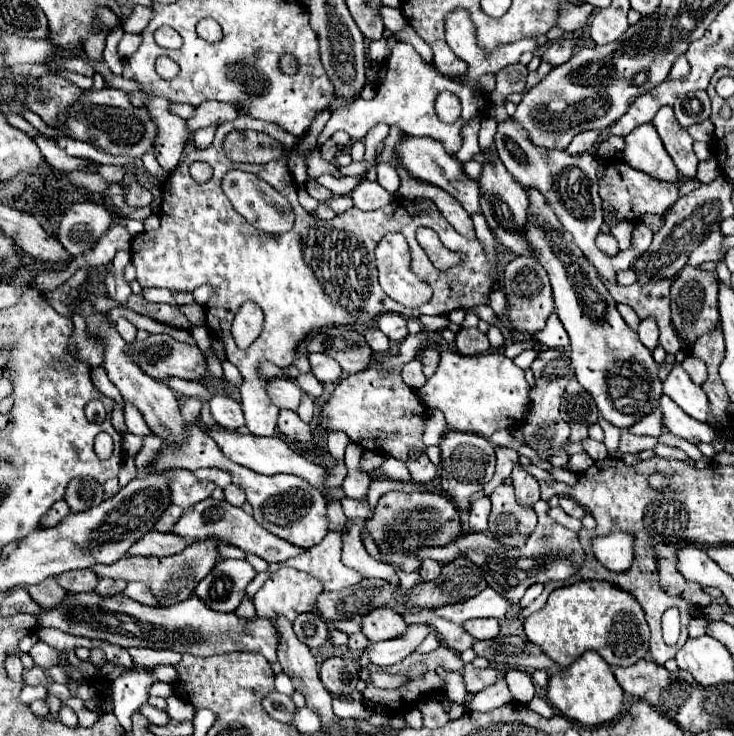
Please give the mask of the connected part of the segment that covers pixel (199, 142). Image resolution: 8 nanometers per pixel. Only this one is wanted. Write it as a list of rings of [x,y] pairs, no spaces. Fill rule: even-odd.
[[[210,125],[210,127],[198,129],[198,131],[192,135],[192,139],[194,139],[194,145],[196,145],[198,149],[206,149],[206,147],[212,143],[214,135],[216,135],[216,127]]]

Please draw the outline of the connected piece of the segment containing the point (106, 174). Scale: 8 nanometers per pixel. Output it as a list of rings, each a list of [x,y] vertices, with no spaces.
[[[100,167],[98,173],[106,183],[120,183],[124,179],[124,167]]]

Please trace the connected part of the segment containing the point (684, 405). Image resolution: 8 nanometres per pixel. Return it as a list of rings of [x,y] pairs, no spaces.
[[[680,349],[675,355],[676,365],[668,373],[664,381],[664,393],[690,417],[696,421],[706,421],[710,415],[710,403],[700,385],[694,385],[688,377],[688,373],[681,367],[681,363],[686,357],[684,349]]]

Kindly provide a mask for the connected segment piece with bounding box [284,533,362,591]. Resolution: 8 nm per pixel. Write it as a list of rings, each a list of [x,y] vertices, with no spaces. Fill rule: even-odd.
[[[328,533],[322,539],[322,543],[310,547],[308,553],[290,559],[284,565],[312,573],[312,577],[324,583],[324,591],[340,591],[362,581],[362,575],[358,571],[342,565],[340,545],[342,545],[340,533]]]

